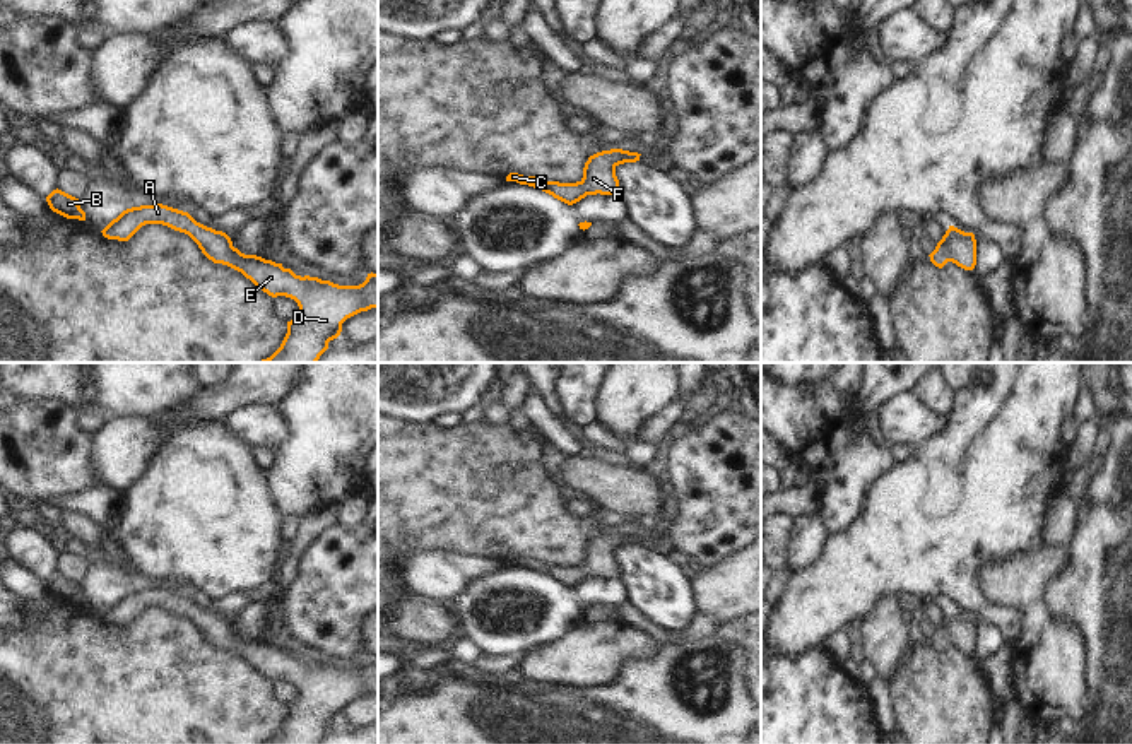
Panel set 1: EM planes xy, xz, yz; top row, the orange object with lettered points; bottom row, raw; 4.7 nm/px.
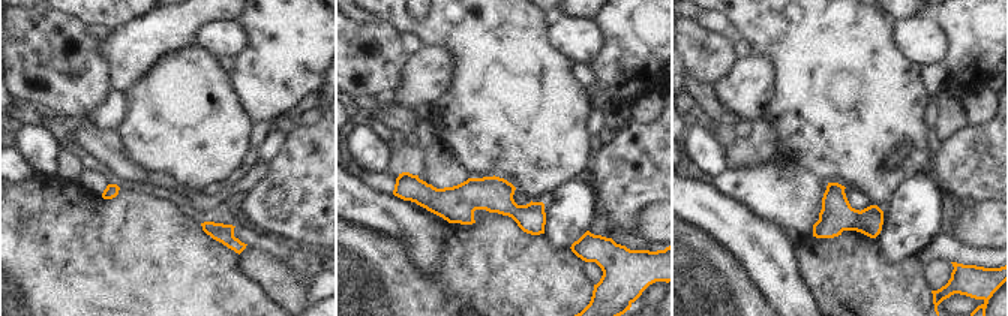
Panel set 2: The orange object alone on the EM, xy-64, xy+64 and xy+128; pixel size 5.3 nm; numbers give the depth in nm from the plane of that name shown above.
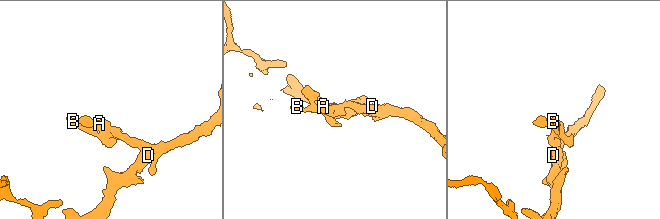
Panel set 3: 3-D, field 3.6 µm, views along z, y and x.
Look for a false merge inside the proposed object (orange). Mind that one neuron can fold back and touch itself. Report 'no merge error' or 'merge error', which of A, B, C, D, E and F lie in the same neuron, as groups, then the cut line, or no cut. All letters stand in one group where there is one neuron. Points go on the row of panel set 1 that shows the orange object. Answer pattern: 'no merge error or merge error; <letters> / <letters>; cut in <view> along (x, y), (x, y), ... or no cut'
no merge error; A B C D E F; no cut

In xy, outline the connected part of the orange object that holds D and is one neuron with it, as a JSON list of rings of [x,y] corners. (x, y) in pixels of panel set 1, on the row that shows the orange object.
[[[162,204],[127,209],[101,233],[108,239],[128,241],[145,224],[162,224],[188,234],[214,263],[241,272],[272,298],[286,296],[298,303],[299,311],[287,322],[280,347],[260,363],[316,363],[328,342],[340,335],[347,318],[378,308],[378,274],[368,274],[359,286],[301,277],[282,263],[241,253],[226,233]]]

